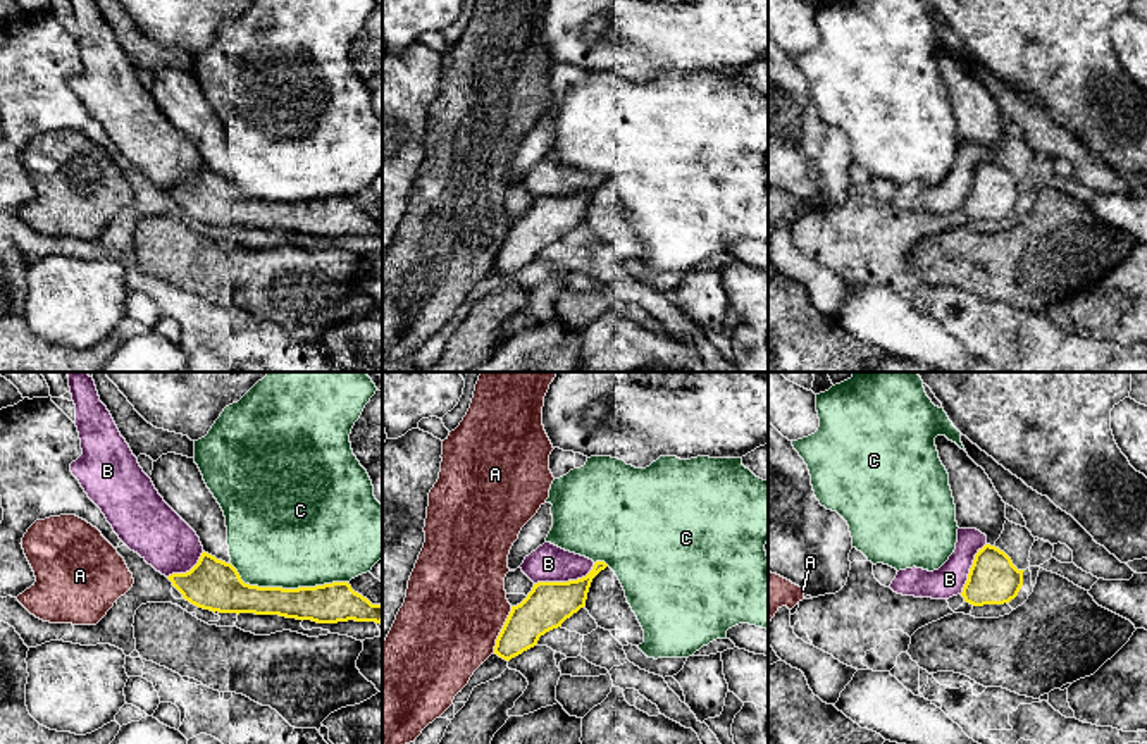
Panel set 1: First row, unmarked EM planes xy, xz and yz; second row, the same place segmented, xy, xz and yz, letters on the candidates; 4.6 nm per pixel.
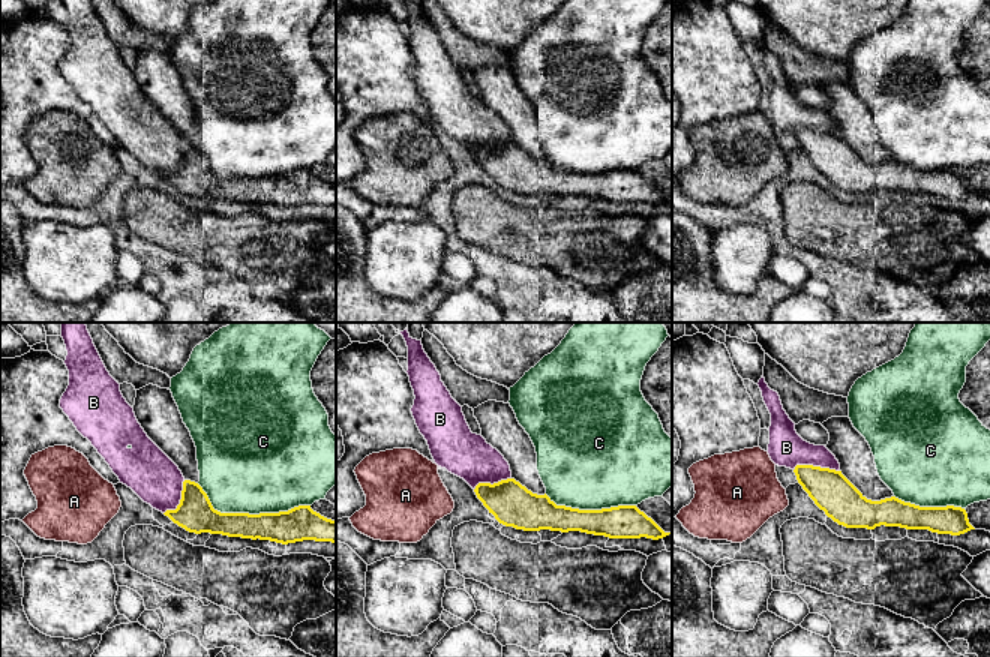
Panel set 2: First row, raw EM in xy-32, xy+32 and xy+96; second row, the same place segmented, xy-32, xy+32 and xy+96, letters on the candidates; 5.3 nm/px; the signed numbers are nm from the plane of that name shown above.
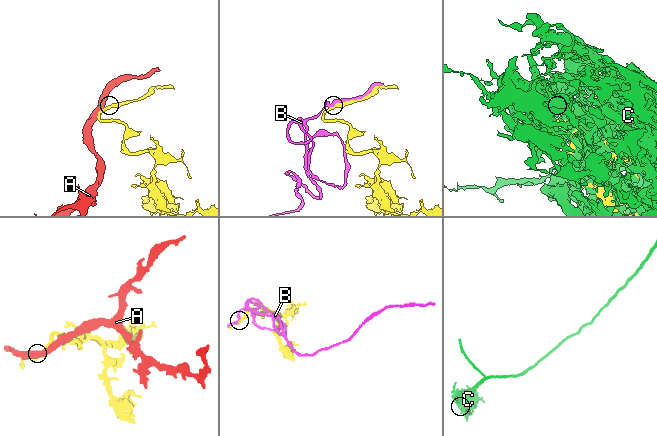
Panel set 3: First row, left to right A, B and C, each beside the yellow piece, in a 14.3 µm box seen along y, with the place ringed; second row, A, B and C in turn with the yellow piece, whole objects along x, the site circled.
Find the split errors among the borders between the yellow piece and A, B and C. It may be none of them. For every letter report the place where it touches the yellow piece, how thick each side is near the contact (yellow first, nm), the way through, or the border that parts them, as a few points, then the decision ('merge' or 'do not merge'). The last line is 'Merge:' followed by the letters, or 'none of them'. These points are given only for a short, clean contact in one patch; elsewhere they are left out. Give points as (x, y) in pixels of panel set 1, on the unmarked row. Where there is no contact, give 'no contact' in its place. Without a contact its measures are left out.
A: contact xz (502, 243); calibres 220 and 480 nm; do not merge
B: contact xz (565, 197); calibres 220 and 180 nm; merge
C: contact xy (286, 204); calibres 190 and 480 nm; do not merge
Merge: B

